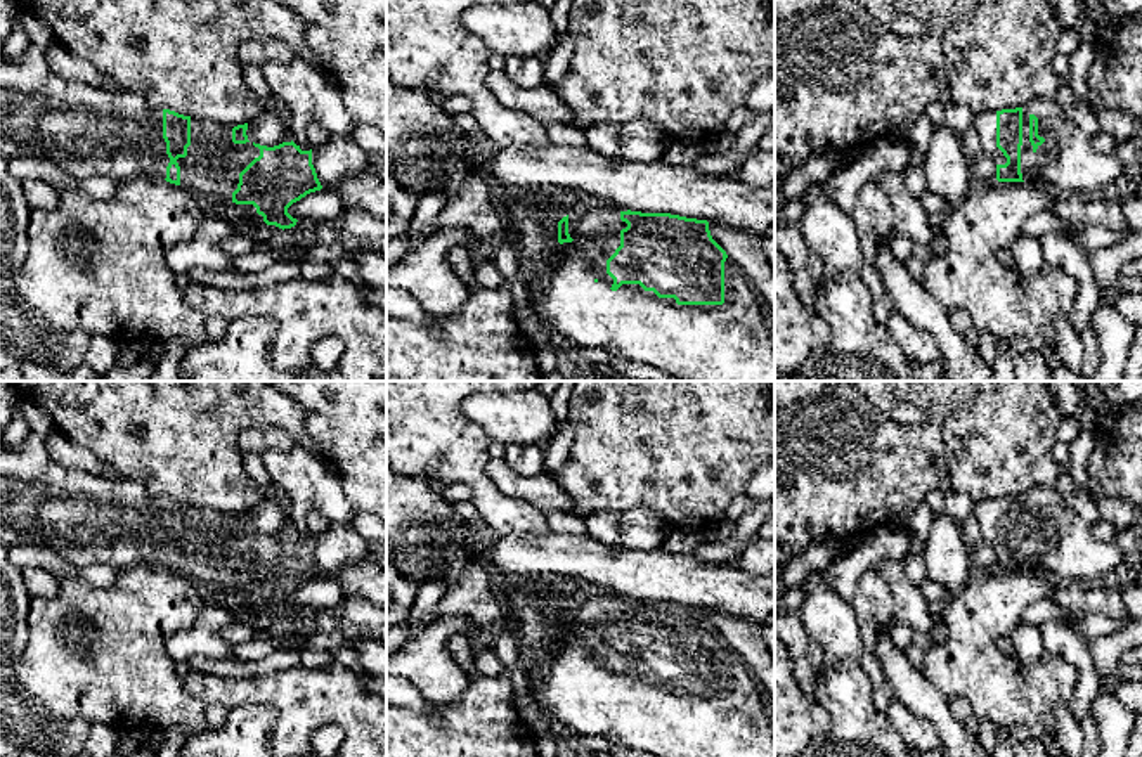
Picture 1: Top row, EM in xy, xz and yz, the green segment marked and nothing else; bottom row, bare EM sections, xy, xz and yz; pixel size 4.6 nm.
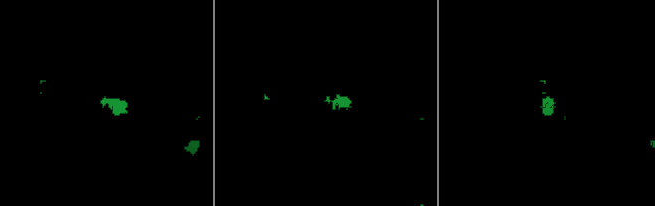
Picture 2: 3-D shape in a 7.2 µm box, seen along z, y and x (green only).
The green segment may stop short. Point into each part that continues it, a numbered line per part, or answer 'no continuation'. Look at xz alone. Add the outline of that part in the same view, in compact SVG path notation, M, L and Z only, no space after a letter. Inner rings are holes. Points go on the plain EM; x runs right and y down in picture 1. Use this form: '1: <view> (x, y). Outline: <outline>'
1: xz (640, 714). Outline: M610 594L568 598L572 631L558 632L532 674L532 695L558 724L575 734L603 736L653 757L775 757L775 726L768 700L742 657L724 650L723 693L678 693L659 686L639 672L622 672L612 679L607 648L620 634L620 598Z

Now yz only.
1: yz (1066, 548). Outline: M1031 487L1022 494L1021 561L1028 572L1045 570L1061 582L1100 584L1126 556L1114 540L1099 540L1092 525L1055 487ZM1029 504L1038 506L1038 523L1045 527L1035 539L1029 530Z

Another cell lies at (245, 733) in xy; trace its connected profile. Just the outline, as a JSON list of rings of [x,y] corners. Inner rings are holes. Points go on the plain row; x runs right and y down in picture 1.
[[[239,705],[229,710],[222,728],[191,734],[180,748],[180,757],[276,757],[269,740],[274,722],[274,707]]]

